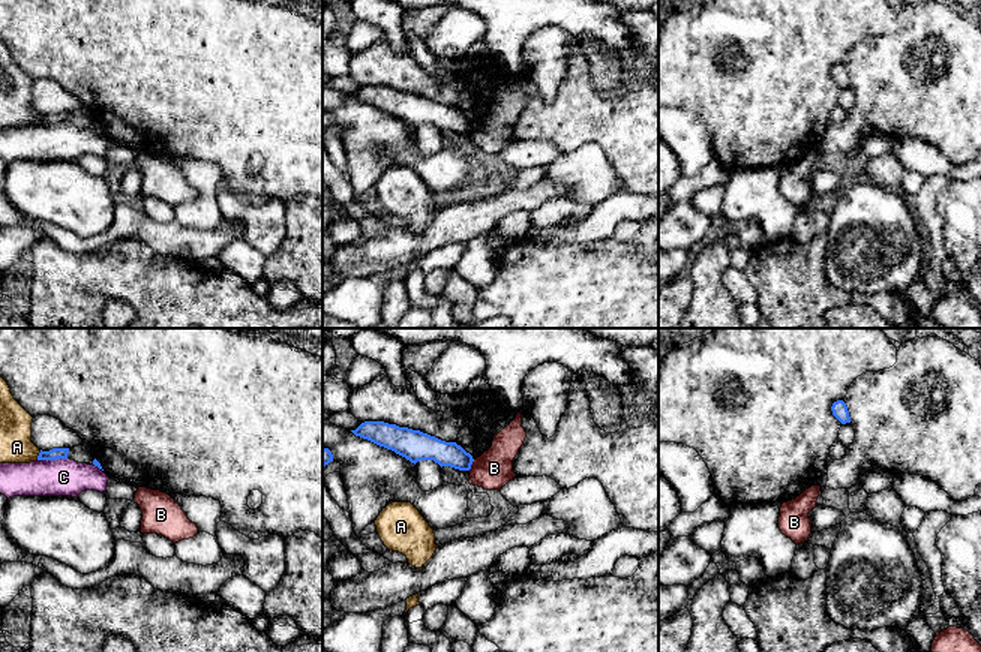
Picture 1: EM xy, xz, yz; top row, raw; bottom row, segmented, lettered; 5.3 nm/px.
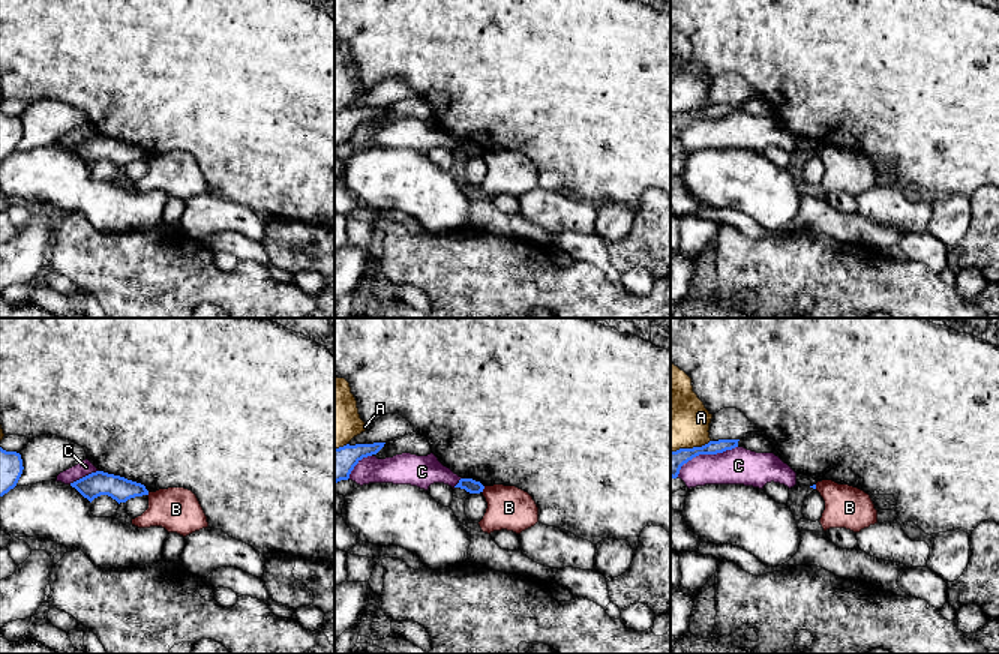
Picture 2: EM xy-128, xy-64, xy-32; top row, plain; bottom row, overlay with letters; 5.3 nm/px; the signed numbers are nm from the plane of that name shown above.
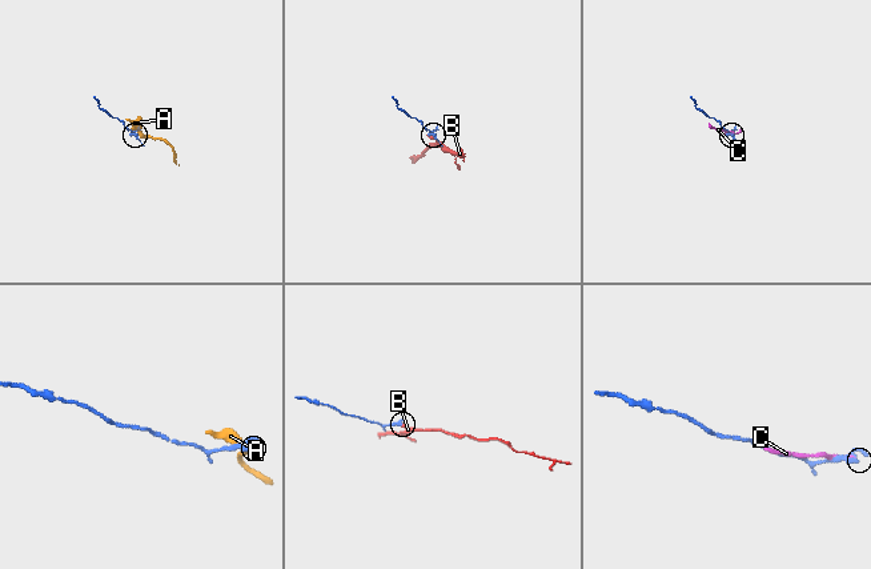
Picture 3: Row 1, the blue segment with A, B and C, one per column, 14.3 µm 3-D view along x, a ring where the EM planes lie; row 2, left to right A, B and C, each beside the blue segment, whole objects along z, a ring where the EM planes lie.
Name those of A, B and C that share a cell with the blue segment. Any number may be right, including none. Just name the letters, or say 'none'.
none

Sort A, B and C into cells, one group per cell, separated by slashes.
A / B / C

